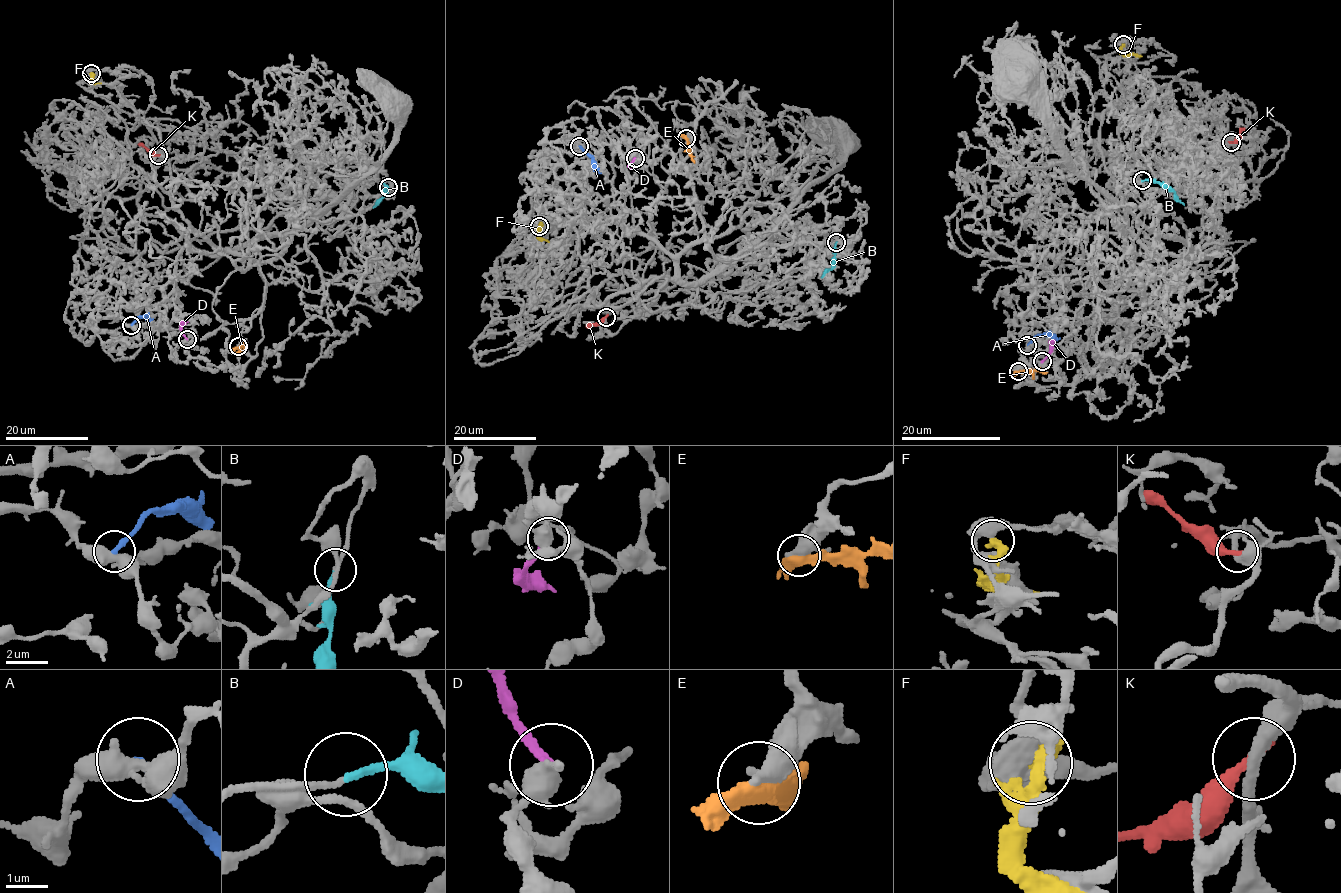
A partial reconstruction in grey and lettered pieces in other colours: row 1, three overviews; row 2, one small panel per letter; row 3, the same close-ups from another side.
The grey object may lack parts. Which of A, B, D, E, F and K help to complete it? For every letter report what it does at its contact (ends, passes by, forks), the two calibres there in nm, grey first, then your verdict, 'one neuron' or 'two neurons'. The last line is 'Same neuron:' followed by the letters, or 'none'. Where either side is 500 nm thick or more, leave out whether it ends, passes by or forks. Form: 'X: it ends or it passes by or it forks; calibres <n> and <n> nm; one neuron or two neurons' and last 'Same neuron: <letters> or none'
A: calibres 550 and 240 nm; two neurons
B: it ends; calibres 100 and 180 nm; one neuron
D: it ends; calibres 360 and 240 nm; two neurons
E: it passes by; calibres 360 and 400 nm; two neurons
F: it ends; calibres 400 and 420 nm; two neurons
K: it ends; calibres 320 and 320 nm; two neurons
Same neuron: B

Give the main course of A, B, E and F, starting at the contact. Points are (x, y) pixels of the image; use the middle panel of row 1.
A: (579, 146), (601, 173)
B: (835, 242), (834, 264), (821, 277)
E: (686, 138), (694, 163)
F: (539, 226), (538, 235), (549, 242)

